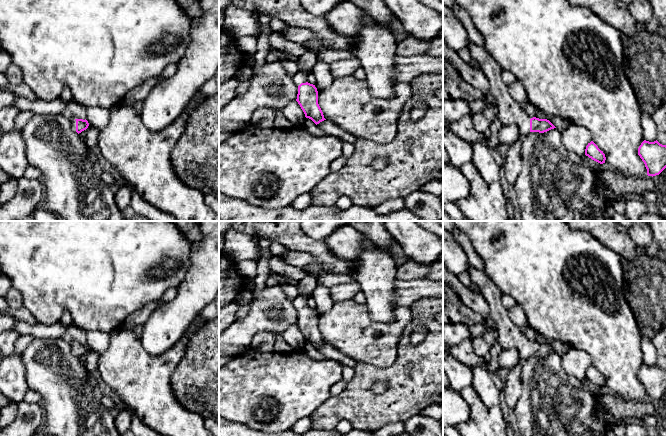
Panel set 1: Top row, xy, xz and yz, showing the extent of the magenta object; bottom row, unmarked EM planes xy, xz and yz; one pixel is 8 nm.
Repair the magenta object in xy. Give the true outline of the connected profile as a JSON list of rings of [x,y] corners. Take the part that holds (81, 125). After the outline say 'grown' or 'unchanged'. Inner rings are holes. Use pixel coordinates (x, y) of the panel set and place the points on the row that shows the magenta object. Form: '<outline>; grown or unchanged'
[[[72,119],[71,120],[72,129],[76,131],[78,134],[82,131],[86,130],[89,126],[88,121],[85,119]]]; grown

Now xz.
[[[312,50],[299,56],[298,71],[292,77],[293,82],[298,86],[296,101],[303,110],[305,117],[311,119],[316,125],[326,120],[318,104],[318,91],[315,85],[307,82],[309,69],[317,62],[316,54]]]; grown

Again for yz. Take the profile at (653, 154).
[[[644,140],[638,148],[638,155],[645,164],[648,176],[659,175],[666,168],[666,145],[657,140]]]; unchanged

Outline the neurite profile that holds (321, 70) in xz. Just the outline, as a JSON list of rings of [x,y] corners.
[[[317,61],[314,64],[312,74],[315,77],[314,85],[318,92],[330,86],[334,80],[331,74],[330,65],[323,61]]]

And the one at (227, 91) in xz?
[[[235,77],[219,85],[219,110],[225,107],[236,96],[239,80]]]

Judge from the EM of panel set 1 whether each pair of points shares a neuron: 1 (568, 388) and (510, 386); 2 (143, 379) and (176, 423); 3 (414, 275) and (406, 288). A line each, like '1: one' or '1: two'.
1: two
2: one
3: two

